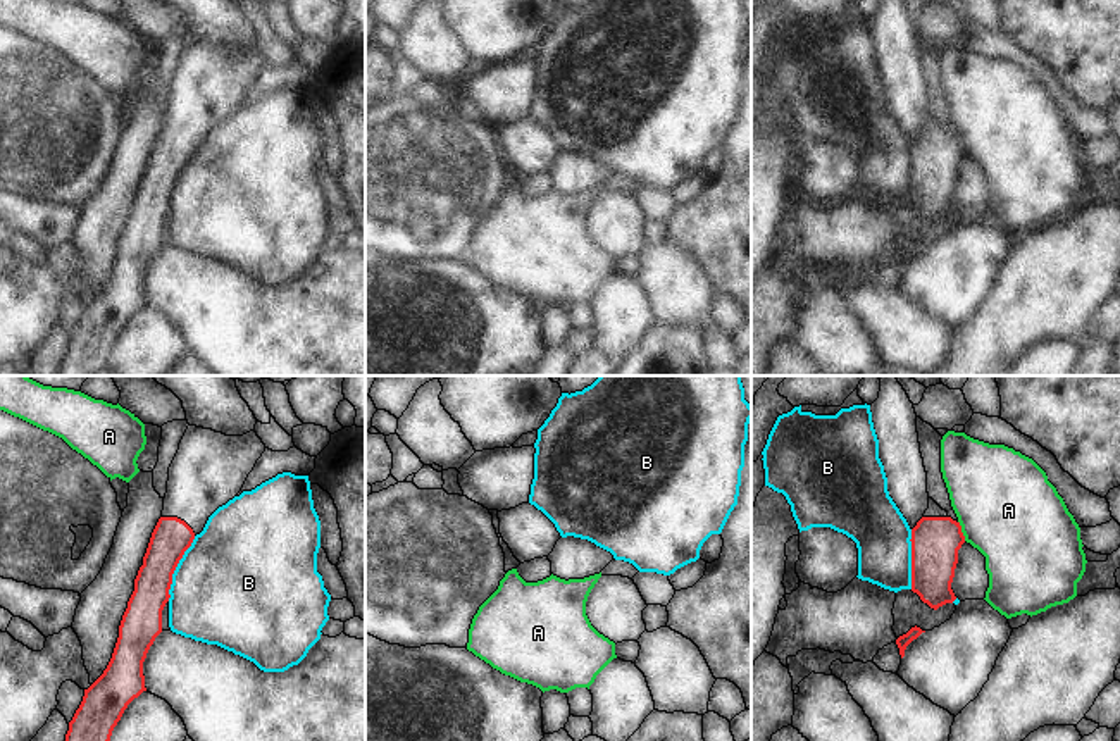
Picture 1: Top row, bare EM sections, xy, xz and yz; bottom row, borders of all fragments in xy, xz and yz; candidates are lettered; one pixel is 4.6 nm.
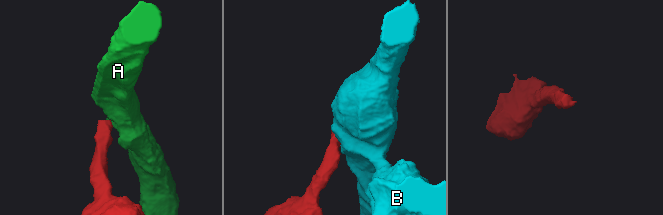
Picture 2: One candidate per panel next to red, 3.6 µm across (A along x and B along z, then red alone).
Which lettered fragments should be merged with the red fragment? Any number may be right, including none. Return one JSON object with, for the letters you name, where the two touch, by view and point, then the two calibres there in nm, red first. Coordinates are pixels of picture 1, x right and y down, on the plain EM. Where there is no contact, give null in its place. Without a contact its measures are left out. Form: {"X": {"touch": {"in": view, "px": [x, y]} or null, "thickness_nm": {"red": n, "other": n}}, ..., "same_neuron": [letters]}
{"same_neuron": []}

